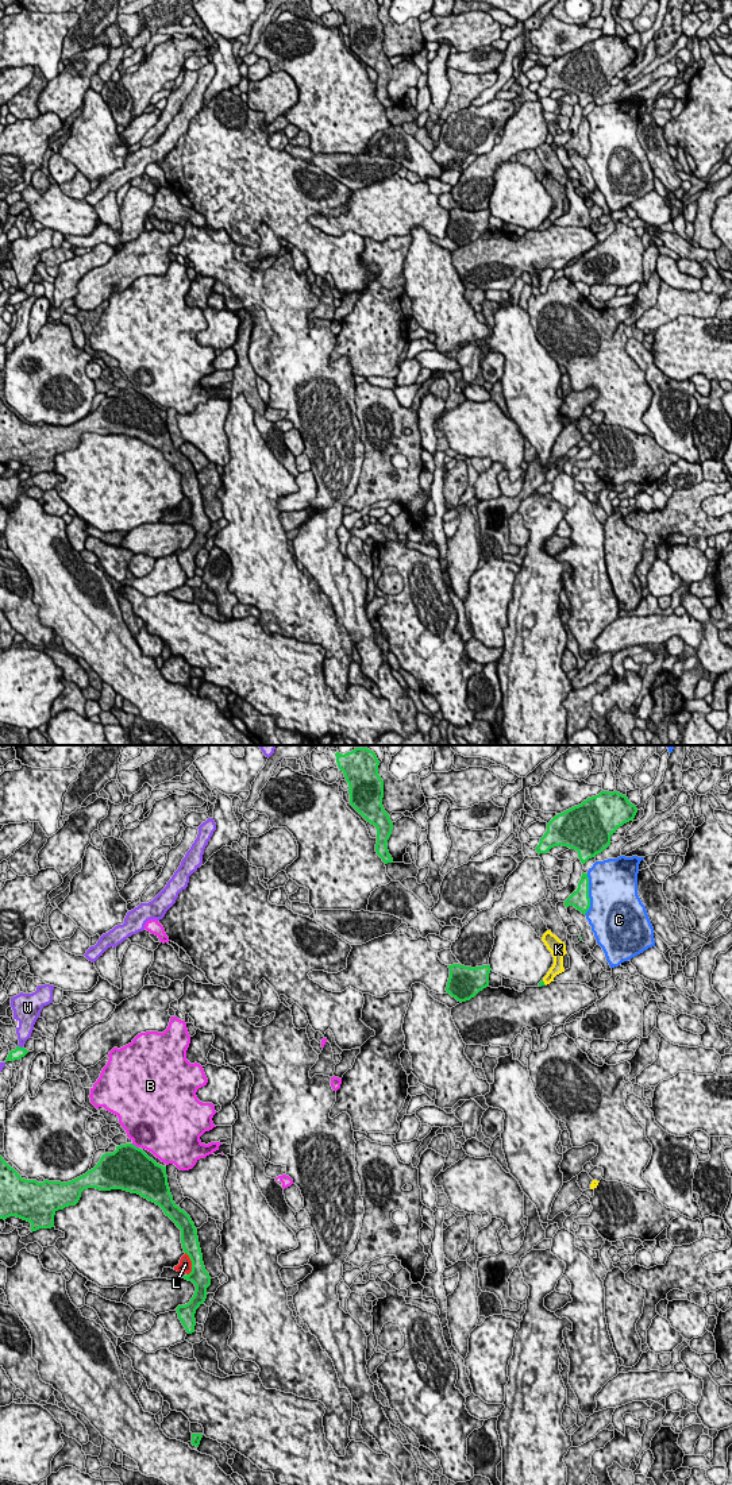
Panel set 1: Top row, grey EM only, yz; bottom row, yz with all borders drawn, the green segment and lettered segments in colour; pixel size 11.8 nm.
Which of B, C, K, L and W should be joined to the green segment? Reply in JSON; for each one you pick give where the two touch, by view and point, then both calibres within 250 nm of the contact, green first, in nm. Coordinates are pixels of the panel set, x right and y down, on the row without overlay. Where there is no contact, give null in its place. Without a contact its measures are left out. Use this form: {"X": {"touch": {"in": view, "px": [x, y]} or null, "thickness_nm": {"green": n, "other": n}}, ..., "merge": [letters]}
{"K": {"touch": {"in": "yz", "px": [543, 227]}, "thickness_nm": {"green": 60, "other": 140}}, "merge": ["K"]}

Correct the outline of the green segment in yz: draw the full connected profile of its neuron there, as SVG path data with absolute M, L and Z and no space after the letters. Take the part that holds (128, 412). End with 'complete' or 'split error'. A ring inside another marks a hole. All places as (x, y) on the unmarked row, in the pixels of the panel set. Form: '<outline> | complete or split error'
M126 387L116 390L113 397L103 398L93 413L72 425L45 424L38 427L36 424L22 423L0 400L0 463L20 462L31 467L31 475L54 471L55 456L76 450L81 436L88 432L123 433L138 437L159 450L181 474L184 497L192 505L192 516L182 522L192 525L196 535L190 545L178 549L176 555L186 576L194 576L194 558L207 543L211 521L203 506L194 467L173 446L166 410L157 408L135 389Z | complete

